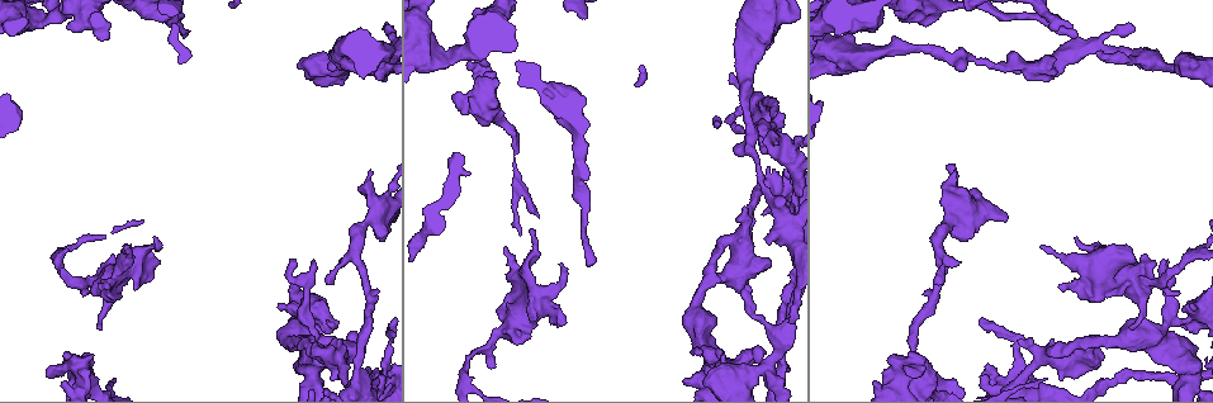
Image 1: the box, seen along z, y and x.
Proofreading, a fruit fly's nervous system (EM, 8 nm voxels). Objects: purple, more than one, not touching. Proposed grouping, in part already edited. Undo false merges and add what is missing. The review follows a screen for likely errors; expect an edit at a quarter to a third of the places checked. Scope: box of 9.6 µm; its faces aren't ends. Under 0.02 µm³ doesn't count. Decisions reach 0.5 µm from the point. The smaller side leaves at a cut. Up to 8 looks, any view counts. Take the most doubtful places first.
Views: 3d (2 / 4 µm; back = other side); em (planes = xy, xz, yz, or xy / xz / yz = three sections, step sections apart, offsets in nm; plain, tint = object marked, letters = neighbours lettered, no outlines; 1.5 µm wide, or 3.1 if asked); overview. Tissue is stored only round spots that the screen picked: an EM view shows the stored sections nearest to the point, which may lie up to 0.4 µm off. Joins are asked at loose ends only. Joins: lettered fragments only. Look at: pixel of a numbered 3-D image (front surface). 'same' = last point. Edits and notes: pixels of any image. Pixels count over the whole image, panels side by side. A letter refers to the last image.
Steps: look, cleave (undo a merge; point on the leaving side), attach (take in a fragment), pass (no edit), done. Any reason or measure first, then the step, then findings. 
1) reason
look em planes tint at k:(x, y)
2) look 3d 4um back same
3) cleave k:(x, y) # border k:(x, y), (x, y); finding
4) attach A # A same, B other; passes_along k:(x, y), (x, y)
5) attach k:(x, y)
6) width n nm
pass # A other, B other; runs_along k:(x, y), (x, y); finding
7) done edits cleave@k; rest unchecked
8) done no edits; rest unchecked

thick turns thin
look 3d 4um at 1:(1192, 319)

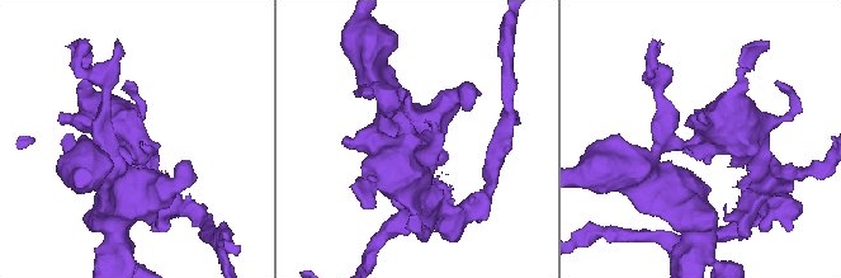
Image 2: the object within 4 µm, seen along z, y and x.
shape alone is not enough
look em planes tint at 2:(705, 136)

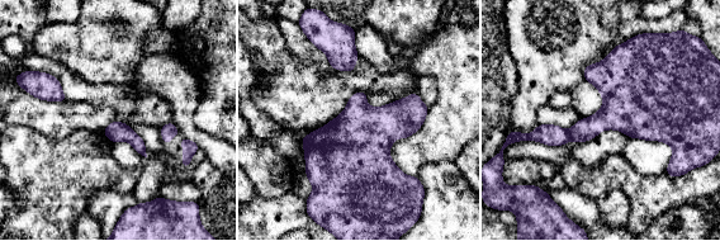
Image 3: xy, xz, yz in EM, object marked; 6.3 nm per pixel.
what lies round it
look em planes letters same

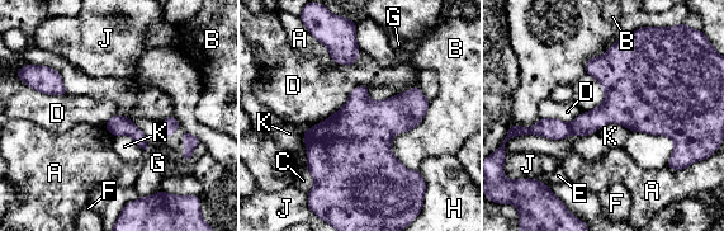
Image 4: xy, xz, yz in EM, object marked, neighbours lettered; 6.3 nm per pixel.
width 360 nm
cleave 4:(586, 123) # A other, B other, C other, D other, E other, F other, G other, H other, J other, K other; border 4:(568, 125), (572, 133); two neurons meet here

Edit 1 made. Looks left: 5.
branch stops here
look 3d 2um at 1:(747, 284)

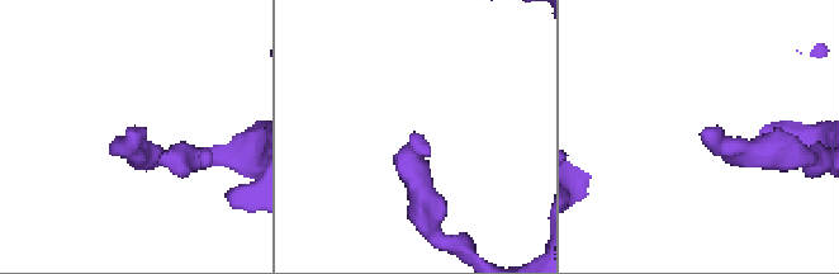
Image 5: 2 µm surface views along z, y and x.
shape alone is not enough
look em yz step 8 tint at 5:(413, 133)

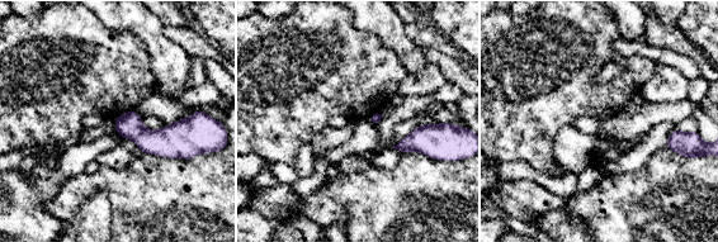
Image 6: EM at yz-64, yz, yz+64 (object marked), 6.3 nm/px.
look em planes letters same

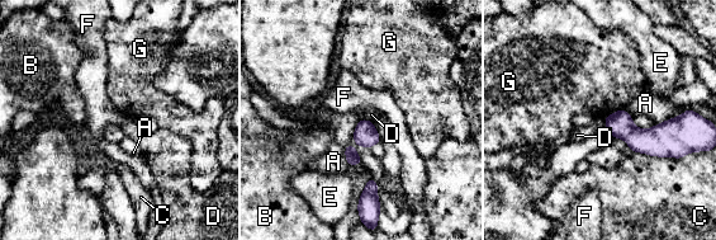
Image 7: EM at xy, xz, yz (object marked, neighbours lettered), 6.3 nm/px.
width 150 nm
pass # A other, B other, C other, D other, E other, F other, G other; border 7:(603, 118), (605, 127); no lettered fragment goes on from it

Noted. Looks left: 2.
done edits cleave@4; rest unchecked

